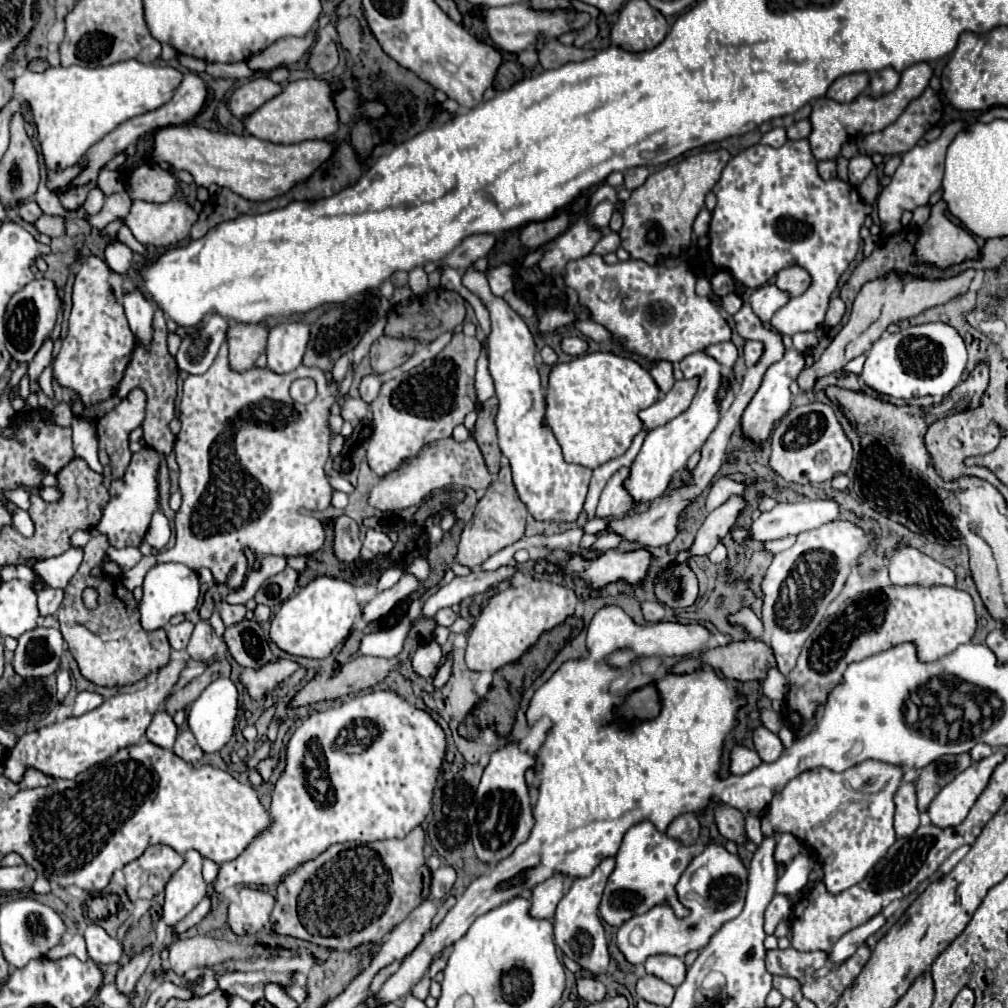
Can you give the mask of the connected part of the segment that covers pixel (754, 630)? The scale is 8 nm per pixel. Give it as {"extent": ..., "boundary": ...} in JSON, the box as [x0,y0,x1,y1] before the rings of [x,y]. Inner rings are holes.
{"extent":[730,608,764,638],"boundary":[[[750,608],[740,610],[738,614],[730,616],[730,620],[732,620],[732,622],[736,622],[736,624],[740,624],[740,626],[744,626],[744,628],[746,628],[746,632],[748,632],[752,638],[762,636],[762,630],[764,630],[762,620],[760,620],[760,618],[758,618]]]}

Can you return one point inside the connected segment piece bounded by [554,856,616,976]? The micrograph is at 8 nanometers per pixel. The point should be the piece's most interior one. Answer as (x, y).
(578, 931)

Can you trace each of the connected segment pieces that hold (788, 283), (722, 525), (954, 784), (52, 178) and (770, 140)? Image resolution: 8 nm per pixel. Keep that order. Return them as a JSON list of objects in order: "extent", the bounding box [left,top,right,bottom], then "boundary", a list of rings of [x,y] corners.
[{"extent":[776,266,810,296],"boundary":[[[786,266],[776,274],[778,288],[790,292],[790,296],[800,296],[810,288],[810,274],[802,266]]]},{"extent":[690,496,748,556],"boundary":[[[730,496],[722,506],[718,506],[714,512],[706,516],[702,526],[696,532],[696,540],[690,548],[690,556],[696,554],[710,554],[712,548],[736,526],[738,516],[748,508],[748,502],[744,496]]]},{"extent":[928,752,1004,828],"boundary":[[[994,752],[986,760],[974,762],[970,768],[960,772],[950,784],[946,784],[946,788],[938,792],[938,796],[928,808],[928,818],[932,820],[932,824],[940,828],[958,826],[988,786],[994,768],[1002,764],[1004,758],[1004,752]]]},{"extent":[46,166,82,192],"boundary":[[[72,166],[72,168],[66,168],[64,172],[48,174],[48,182],[46,182],[46,186],[48,186],[50,190],[54,190],[54,192],[62,190],[62,188],[64,188],[66,184],[70,184],[70,180],[80,172],[80,168],[82,168],[82,166]]]},{"extent":[762,128,786,148],"boundary":[[[774,128],[770,132],[766,132],[762,136],[762,144],[768,144],[768,146],[774,146],[774,148],[780,148],[784,142],[786,142],[786,130],[784,128]]]}]

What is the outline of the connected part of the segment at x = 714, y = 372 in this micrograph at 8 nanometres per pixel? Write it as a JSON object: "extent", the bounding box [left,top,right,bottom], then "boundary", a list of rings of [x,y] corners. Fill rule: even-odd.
{"extent":[624,350,722,504],"boundary":[[[704,350],[690,354],[680,362],[680,370],[684,372],[684,378],[700,376],[700,386],[686,412],[682,412],[680,416],[670,420],[666,426],[660,426],[646,436],[636,460],[630,466],[630,476],[624,482],[624,488],[628,490],[630,498],[636,504],[656,502],[666,492],[672,476],[686,466],[688,458],[696,450],[702,448],[702,444],[708,440],[710,432],[716,428],[718,418],[720,418],[718,400],[716,400],[716,390],[720,384],[720,368],[722,366],[712,356],[708,356]]]}

